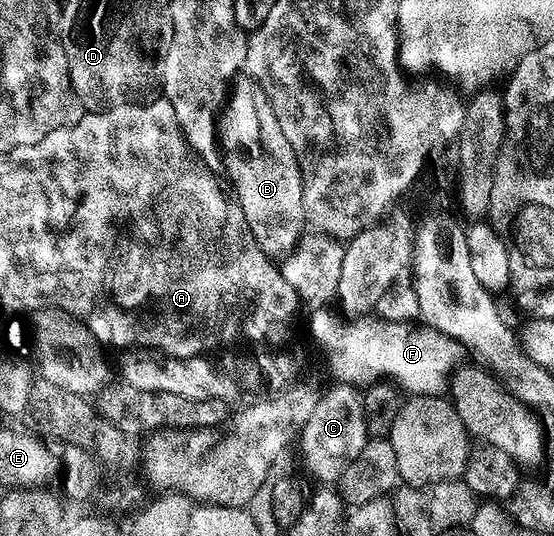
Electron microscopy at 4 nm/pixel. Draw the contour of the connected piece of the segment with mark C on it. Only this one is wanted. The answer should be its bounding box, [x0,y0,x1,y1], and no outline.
[297,384,369,483]

